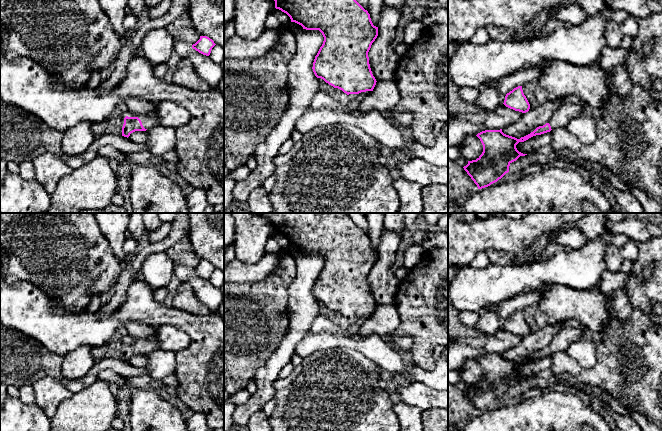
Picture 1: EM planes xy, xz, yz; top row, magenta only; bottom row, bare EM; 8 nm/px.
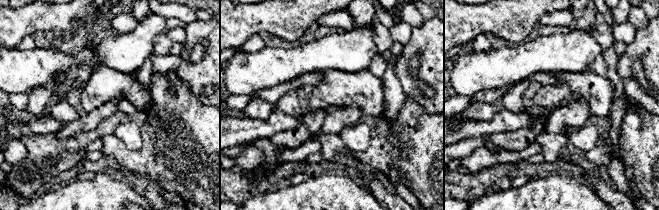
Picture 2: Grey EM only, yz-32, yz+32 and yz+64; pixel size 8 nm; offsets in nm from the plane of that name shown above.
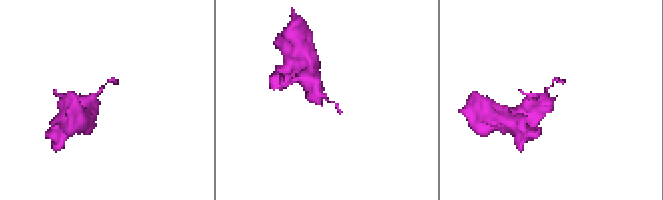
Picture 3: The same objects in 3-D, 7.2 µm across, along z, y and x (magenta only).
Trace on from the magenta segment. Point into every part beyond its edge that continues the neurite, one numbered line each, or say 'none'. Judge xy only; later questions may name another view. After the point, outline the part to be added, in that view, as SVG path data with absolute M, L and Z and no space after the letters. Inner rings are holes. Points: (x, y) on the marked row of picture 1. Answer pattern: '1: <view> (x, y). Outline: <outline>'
1: xy (148, 121). Outline: M157 110L153 114L150 114L150 115L138 115L138 114L132 113L130 111L127 111L121 117L122 127L123 127L123 124L124 124L124 118L126 116L128 116L128 117L138 117L142 122L143 127L147 130L156 126L156 125L158 125L158 124L160 124Z

